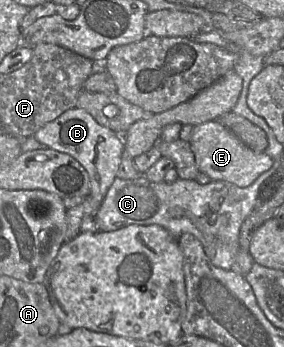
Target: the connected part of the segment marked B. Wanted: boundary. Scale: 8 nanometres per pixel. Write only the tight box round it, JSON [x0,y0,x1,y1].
[33,107,125,201]

